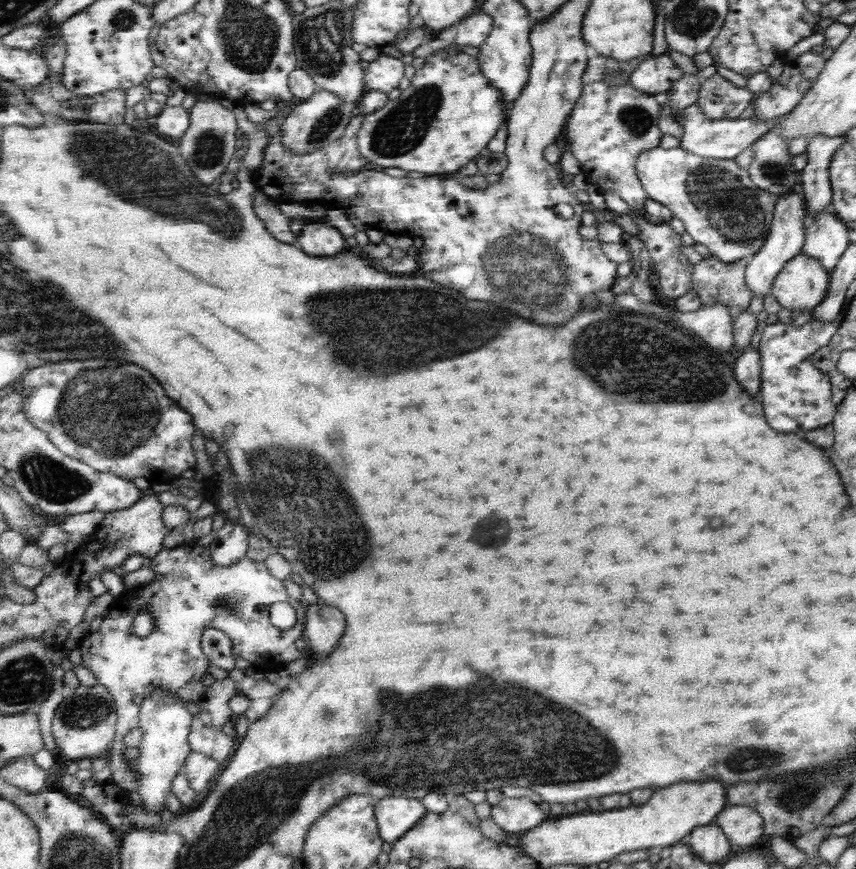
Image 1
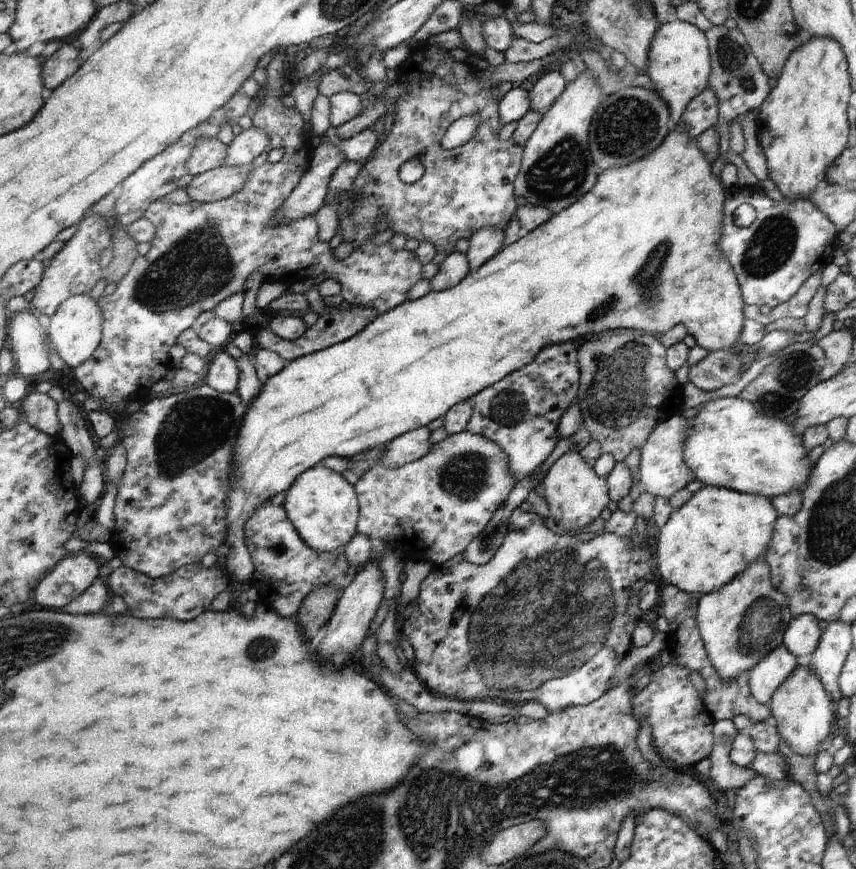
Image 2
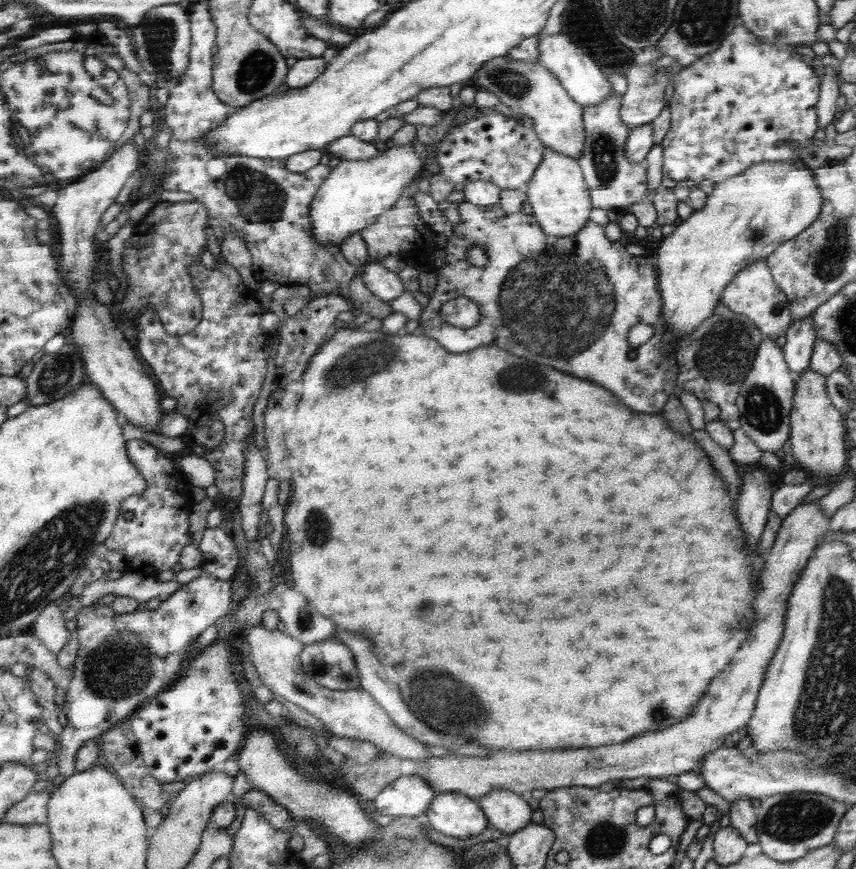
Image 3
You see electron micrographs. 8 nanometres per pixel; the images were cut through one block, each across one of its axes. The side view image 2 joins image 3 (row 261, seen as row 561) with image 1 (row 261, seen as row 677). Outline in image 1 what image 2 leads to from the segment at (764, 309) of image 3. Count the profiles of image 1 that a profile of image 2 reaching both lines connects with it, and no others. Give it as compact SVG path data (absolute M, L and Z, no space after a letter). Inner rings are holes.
M655 148L637 158L635 172L649 200L673 212L673 218L683 222L685 232L695 242L703 244L721 264L753 258L763 248L771 232L777 200L761 192L735 160L699 158L681 148Z

